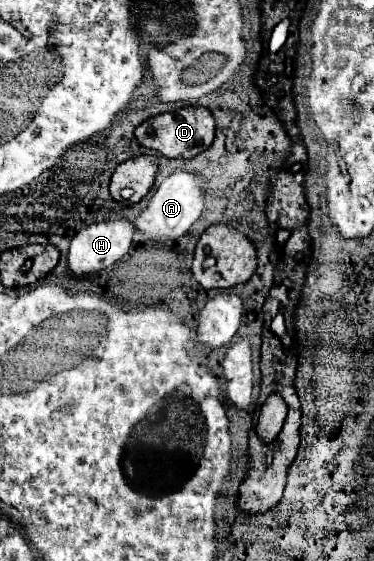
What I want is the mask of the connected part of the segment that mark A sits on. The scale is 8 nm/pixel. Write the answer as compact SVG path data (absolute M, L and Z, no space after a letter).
M177 170L169 178L165 178L163 184L157 188L157 192L151 196L149 204L135 220L135 230L139 230L147 242L173 244L189 232L189 228L199 220L201 212L203 212L203 190L199 176L187 170Z

